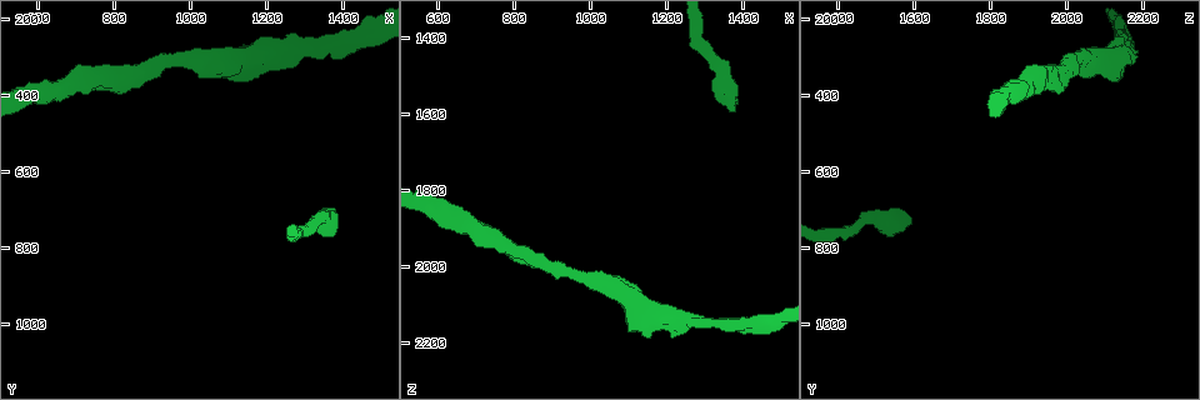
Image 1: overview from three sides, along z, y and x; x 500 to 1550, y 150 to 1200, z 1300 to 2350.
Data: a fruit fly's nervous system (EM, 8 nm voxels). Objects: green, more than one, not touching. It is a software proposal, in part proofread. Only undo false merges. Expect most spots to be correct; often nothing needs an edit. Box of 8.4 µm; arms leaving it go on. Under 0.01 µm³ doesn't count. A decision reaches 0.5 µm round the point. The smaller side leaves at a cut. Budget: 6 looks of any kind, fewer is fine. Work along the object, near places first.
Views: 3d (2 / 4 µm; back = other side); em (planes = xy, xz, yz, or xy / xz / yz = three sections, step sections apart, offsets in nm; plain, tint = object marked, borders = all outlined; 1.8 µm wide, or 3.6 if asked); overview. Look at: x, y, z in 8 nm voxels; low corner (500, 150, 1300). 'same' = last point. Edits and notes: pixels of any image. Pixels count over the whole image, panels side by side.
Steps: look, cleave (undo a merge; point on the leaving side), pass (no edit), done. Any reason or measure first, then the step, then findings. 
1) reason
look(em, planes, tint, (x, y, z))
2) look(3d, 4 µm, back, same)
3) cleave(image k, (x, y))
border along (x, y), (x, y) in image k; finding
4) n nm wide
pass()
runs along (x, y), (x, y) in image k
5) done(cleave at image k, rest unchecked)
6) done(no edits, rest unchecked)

sudden change in width
look(3d, 4 µm, back, (1045, 315, 2045))

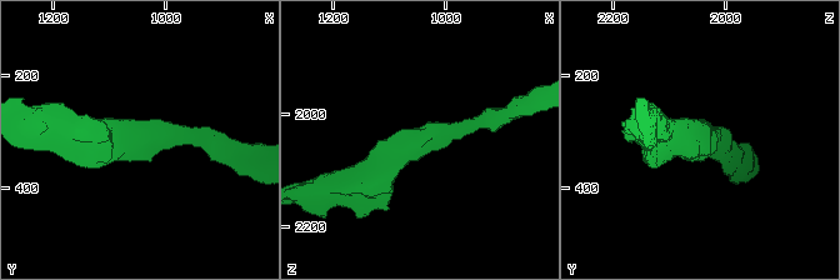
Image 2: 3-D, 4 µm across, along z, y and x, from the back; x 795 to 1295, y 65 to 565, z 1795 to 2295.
arms of 220, 480 nm
look(em, xy, step 4, tint, (1040, 310, 2040))

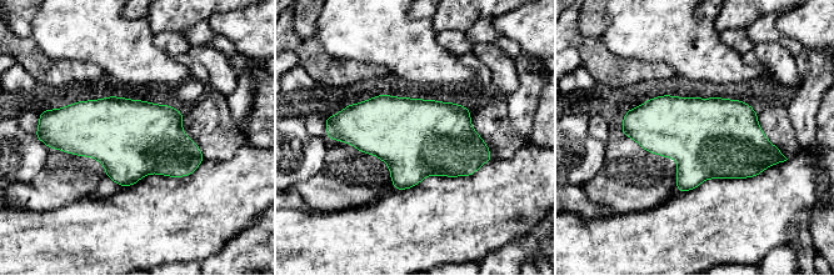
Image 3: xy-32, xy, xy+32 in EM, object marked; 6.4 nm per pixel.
pass()
one neuron here

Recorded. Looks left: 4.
sudden change in width
look(3d, 4 µm, (1225, 290, 2140))

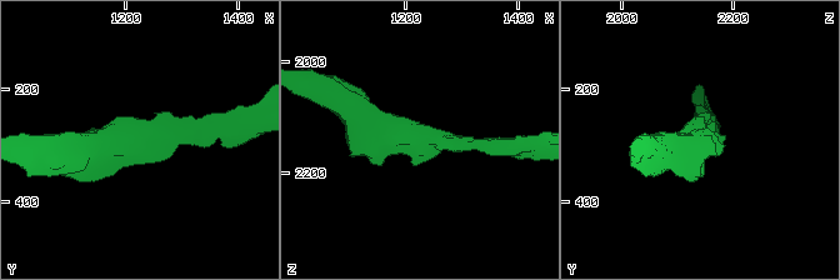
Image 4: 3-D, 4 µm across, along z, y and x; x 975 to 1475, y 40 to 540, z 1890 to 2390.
arms of 220, 500 nm
look(em, planes, tint, (1225, 285, 2140))

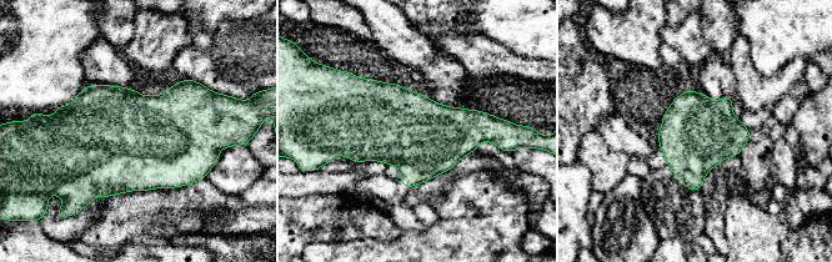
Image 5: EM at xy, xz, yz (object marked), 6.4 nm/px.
480 nm wide
pass()
one neuron here

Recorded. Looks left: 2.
done(no edits, rest unchecked)

